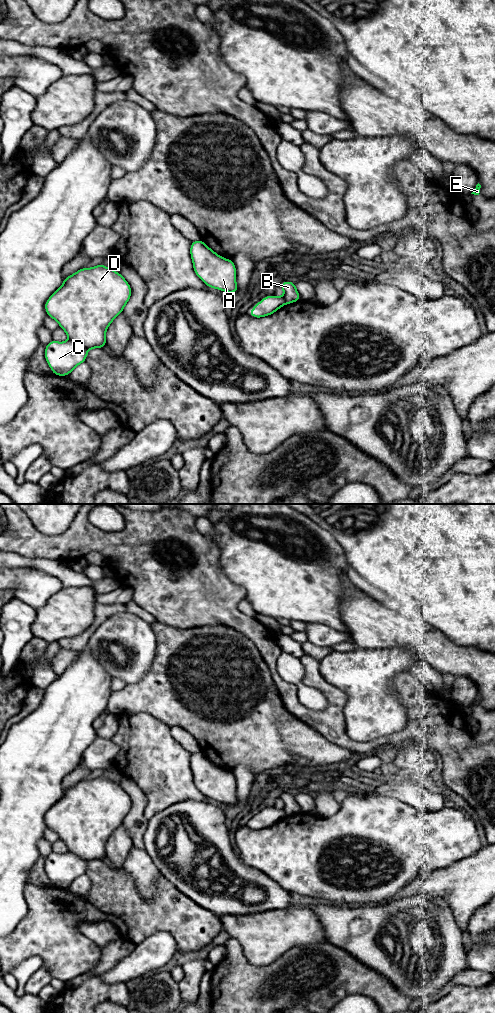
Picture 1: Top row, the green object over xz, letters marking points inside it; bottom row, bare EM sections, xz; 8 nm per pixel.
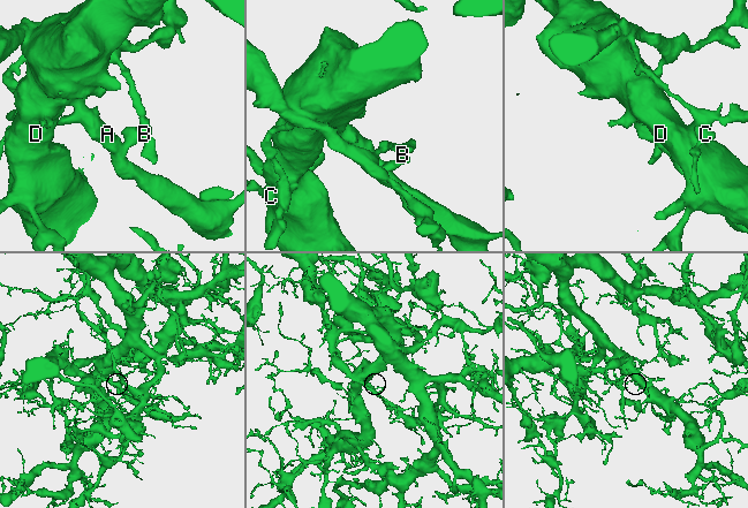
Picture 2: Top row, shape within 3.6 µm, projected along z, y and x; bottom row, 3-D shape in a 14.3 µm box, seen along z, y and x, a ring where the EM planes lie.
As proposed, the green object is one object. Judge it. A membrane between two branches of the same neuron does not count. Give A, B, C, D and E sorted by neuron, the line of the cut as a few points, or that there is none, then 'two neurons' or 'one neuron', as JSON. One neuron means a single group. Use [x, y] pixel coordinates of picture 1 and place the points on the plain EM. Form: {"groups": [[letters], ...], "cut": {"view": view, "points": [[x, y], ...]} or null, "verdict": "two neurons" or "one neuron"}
{"groups": [["A", "D", "E"], ["B", "C"]], "cut": {"view": "xz", "points": [[69, 851], [88, 861]]}, "verdict": "two neurons"}

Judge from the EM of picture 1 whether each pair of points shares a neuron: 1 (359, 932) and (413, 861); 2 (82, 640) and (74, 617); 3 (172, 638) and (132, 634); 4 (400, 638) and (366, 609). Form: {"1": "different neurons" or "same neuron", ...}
{"1": "different neurons", "2": "different neurons", "3": "different neurons", "4": "same neuron"}

